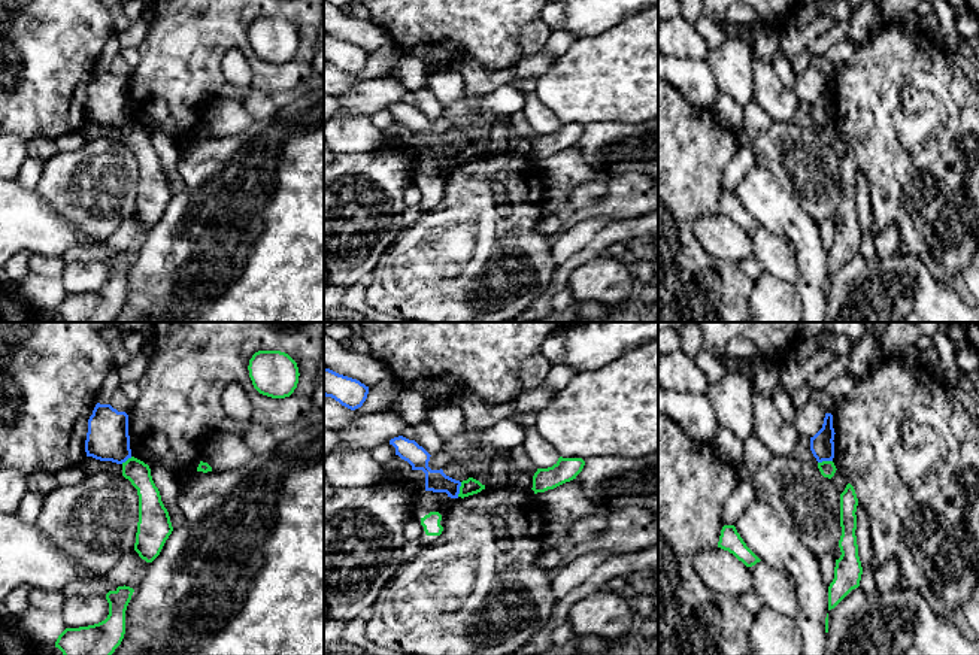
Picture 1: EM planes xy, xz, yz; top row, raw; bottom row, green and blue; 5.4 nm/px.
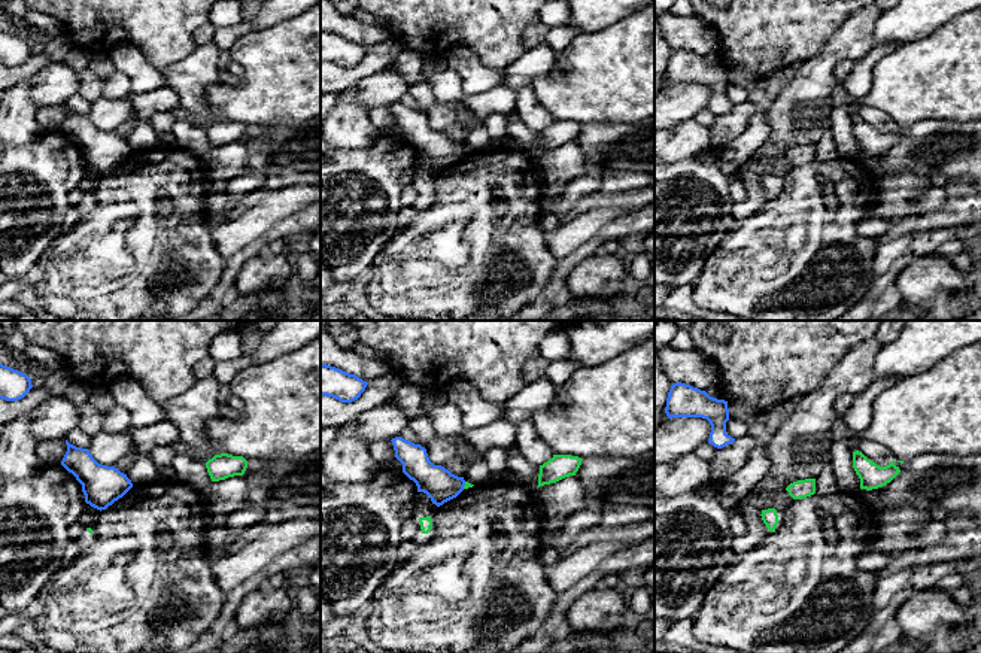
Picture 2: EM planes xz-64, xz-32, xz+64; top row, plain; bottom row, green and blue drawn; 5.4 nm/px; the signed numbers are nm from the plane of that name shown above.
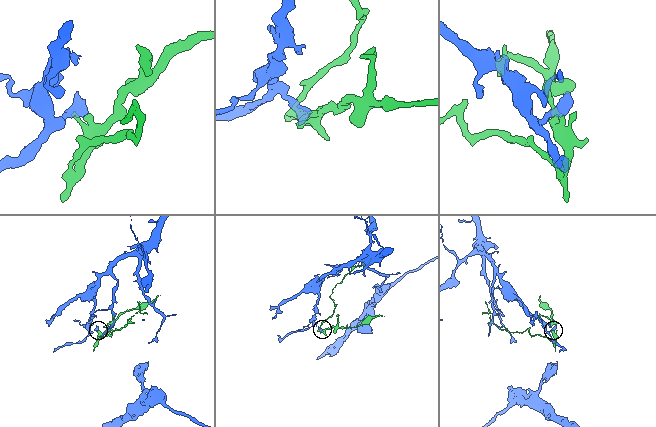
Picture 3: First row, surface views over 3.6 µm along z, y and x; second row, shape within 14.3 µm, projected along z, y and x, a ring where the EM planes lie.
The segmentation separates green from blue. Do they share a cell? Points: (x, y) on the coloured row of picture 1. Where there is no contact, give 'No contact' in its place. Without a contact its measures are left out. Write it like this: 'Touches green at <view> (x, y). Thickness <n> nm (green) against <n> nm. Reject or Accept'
Touches green at xz (460, 490). Thickness 90 nm (green) against 120 nm. Reject

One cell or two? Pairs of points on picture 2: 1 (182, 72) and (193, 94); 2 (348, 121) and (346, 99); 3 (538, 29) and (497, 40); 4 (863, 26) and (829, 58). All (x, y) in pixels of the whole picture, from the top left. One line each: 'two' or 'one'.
1: one
2: one
3: two
4: one

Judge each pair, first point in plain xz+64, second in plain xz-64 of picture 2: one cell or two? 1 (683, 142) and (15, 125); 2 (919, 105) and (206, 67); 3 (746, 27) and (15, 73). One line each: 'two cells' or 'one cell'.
1: one cell
2: two cells
3: two cells

